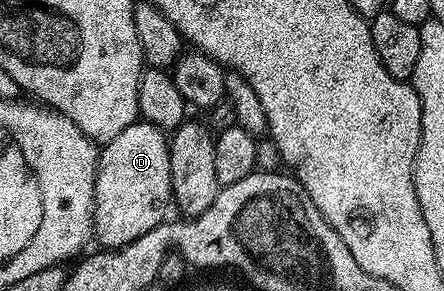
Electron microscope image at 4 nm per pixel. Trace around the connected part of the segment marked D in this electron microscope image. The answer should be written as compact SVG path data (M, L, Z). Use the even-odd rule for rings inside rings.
M137 119L99 150L92 228L95 240L100 240L105 250L121 249L126 243L134 243L138 235L154 231L154 227L166 220L167 213L164 212L168 205L170 209L172 201L168 142L165 130L149 121Z

